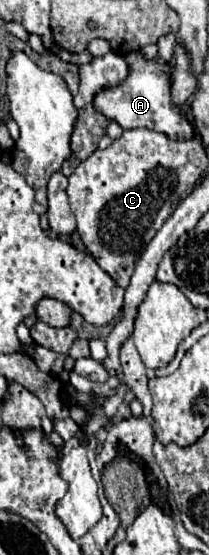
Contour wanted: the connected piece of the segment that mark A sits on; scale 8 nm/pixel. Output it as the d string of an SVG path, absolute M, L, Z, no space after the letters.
M129 52L125 58L127 62L131 62L131 74L117 88L101 90L95 96L95 108L101 114L105 114L109 120L115 120L117 124L121 124L123 128L149 128L149 130L167 134L173 140L191 138L193 128L187 122L187 118L183 118L177 112L169 94L169 78L171 78L169 64L145 60L139 52Z

